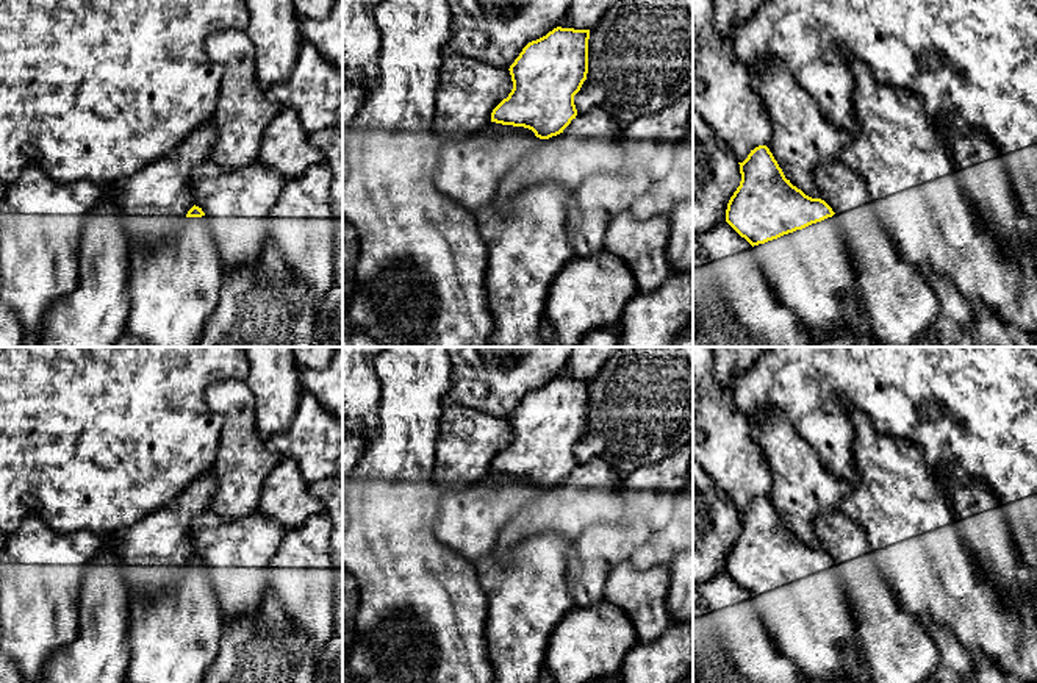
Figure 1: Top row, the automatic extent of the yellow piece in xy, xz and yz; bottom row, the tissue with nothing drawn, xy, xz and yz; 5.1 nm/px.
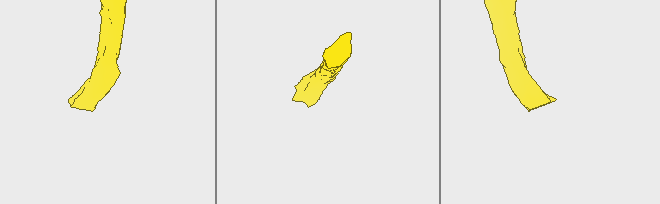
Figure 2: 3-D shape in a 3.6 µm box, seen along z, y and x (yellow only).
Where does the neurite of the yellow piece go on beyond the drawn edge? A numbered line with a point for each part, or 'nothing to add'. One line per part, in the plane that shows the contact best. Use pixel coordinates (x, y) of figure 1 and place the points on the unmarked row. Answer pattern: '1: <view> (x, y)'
1: yz (809, 621)

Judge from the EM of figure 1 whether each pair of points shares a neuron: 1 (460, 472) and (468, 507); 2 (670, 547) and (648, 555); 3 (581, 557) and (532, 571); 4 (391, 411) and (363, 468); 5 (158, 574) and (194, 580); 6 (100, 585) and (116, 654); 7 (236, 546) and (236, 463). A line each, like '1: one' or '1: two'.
1: two
2: one
3: two
4: one
5: two
6: one
7: two

